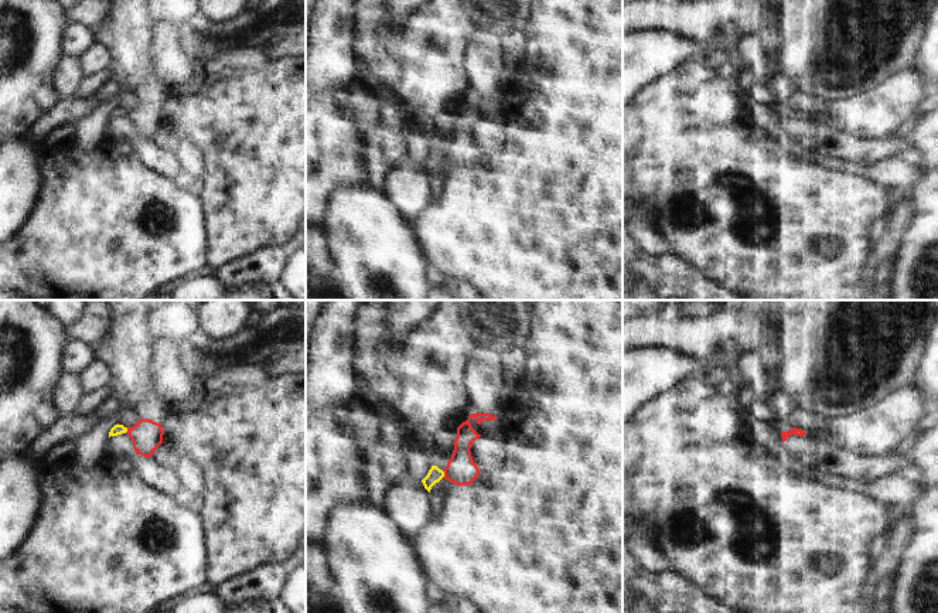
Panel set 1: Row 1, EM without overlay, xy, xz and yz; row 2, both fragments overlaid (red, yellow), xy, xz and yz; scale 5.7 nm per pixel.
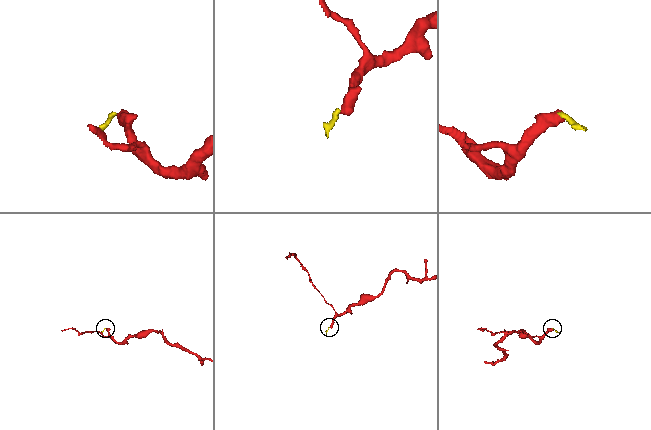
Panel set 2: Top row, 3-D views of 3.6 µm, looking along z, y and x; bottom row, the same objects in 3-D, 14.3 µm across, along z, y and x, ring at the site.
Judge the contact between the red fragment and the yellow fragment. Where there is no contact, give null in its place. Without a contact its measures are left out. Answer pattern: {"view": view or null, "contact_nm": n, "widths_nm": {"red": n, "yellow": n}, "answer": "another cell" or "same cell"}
{"view": "xy", "contact_nm": 40, "widths_nm": {"red": 170, "yellow": 60}, "answer": "another cell"}

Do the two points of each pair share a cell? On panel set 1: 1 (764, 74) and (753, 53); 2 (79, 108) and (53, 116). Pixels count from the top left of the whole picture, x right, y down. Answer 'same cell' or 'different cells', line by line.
1: same cell
2: same cell

